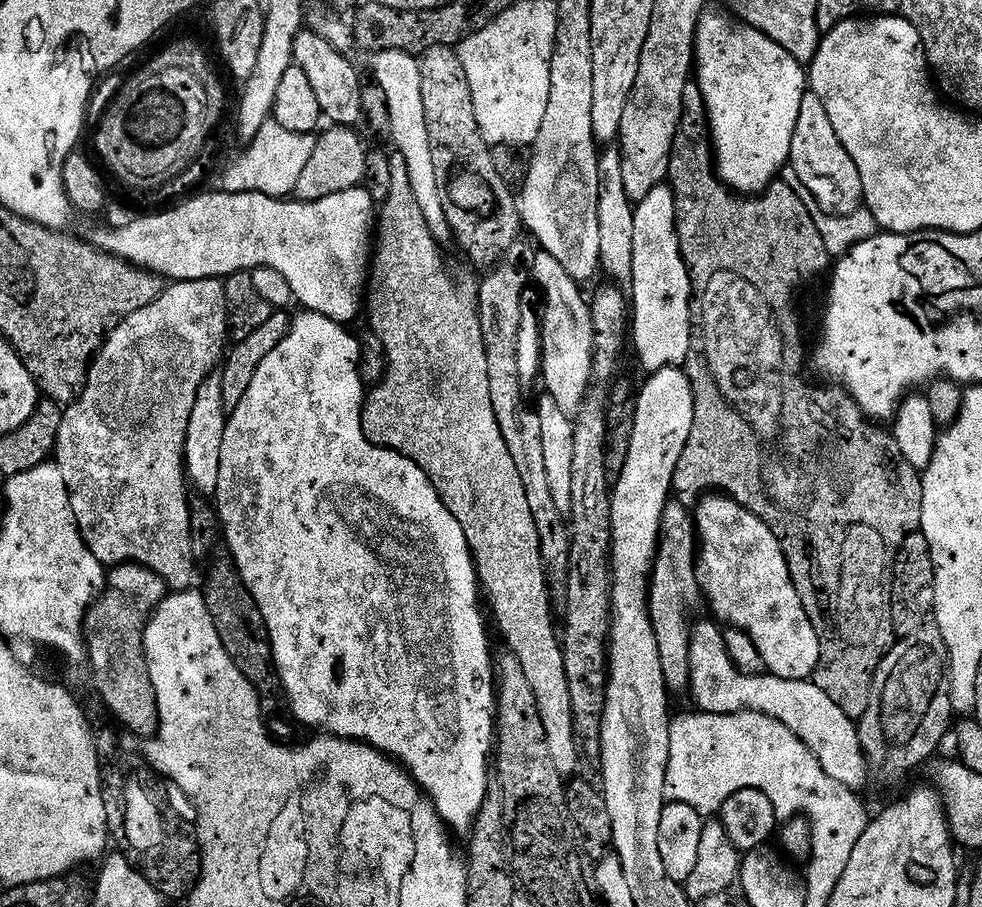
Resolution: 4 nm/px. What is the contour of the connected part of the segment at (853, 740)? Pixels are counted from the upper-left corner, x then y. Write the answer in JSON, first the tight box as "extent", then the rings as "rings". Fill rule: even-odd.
{"extent":[690,618,870,790],"rings":[[[707,618],[701,622],[693,623],[692,637],[690,638],[690,697],[697,709],[710,714],[734,714],[735,712],[761,712],[778,722],[782,722],[792,733],[794,733],[803,744],[809,748],[818,758],[822,770],[834,778],[834,782],[842,782],[842,786],[853,790],[860,790],[864,783],[869,783],[870,773],[868,771],[868,760],[864,757],[864,751],[860,745],[860,729],[857,721],[853,717],[847,716],[831,700],[827,694],[822,694],[818,686],[811,679],[807,680],[787,680],[778,678],[771,674],[761,674],[752,676],[748,672],[739,672],[726,650],[724,632],[721,625],[715,619]]]}

